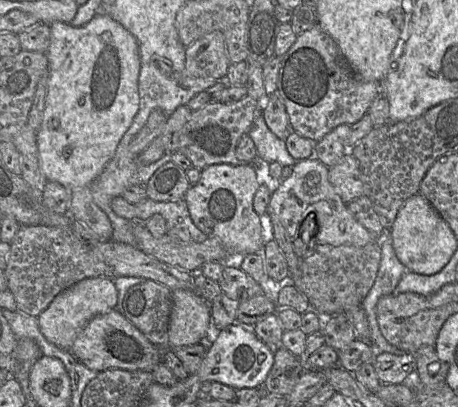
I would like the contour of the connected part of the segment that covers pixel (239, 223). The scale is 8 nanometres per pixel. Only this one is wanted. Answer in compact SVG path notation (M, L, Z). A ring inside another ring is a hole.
M214 164L201 170L199 180L186 192L184 199L193 223L207 237L217 238L231 256L225 261L224 266L238 266L240 257L261 253L264 248L260 216L253 208L253 198L260 186L256 171L251 164Z

